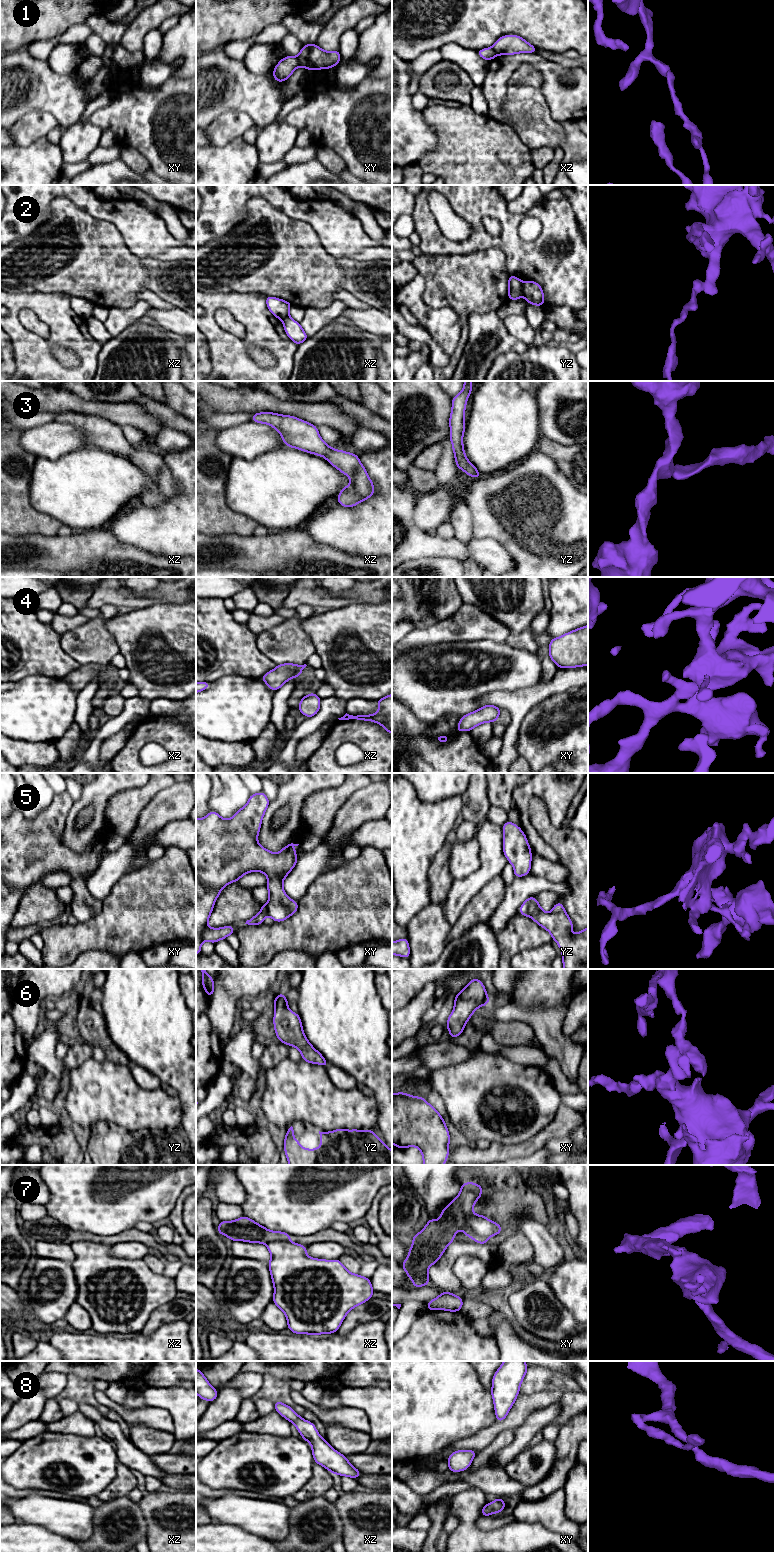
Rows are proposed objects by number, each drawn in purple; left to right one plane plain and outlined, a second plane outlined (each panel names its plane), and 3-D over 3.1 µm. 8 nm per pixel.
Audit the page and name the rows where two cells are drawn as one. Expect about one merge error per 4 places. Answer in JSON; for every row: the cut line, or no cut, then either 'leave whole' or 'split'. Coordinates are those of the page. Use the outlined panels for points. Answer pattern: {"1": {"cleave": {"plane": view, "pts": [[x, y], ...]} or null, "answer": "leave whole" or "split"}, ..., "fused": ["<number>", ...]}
{"1": {"cleave": {"plane": "xy", "pts": [[295, 57], [300, 65]]}, "answer": "split"}, "2": {"cleave": {"plane": "yz", "pts": [[524, 282], [524, 292], [522, 294]]}, "answer": "split"}, "3": {"cleave": null, "answer": "leave whole"}, "4": {"cleave": null, "answer": "leave whole"}, "5": {"cleave": null, "answer": "leave whole"}, "6": {"cleave": null, "answer": "leave whole"}, "7": {"cleave": {"plane": "xy", "pts": [[469, 1215], [467, 1219], [468, 1225], [475, 1232], [487, 1238]]}, "answer": "split"}, "8": {"cleave": null, "answer": "leave whole"}, "fused": ["1", "2", "7"]}

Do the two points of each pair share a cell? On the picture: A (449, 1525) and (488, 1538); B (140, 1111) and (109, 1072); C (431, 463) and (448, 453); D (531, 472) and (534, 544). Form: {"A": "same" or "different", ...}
{"A": "different", "B": "same", "C": "different", "D": "same"}

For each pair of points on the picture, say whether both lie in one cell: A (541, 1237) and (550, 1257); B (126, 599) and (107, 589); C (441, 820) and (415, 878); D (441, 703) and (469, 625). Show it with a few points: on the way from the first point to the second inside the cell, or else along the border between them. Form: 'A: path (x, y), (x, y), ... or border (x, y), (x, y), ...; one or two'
A: path (543, 1242), (548, 1252); one
B: path (121, 596), (112, 592); one
C: path (427, 834), (415, 846), (415, 864); one
D: border (486, 638), (440, 643); two

